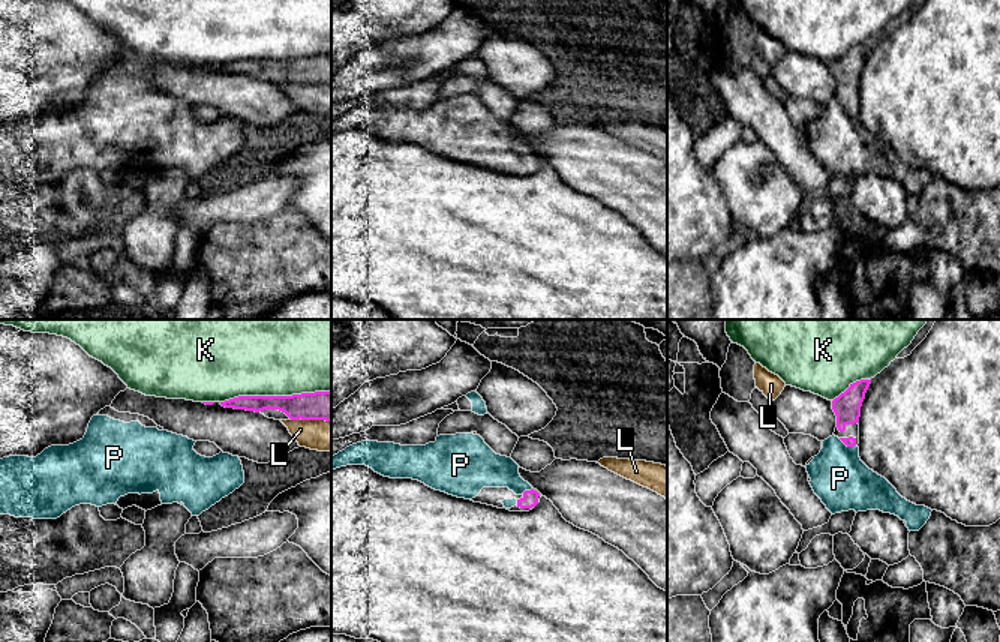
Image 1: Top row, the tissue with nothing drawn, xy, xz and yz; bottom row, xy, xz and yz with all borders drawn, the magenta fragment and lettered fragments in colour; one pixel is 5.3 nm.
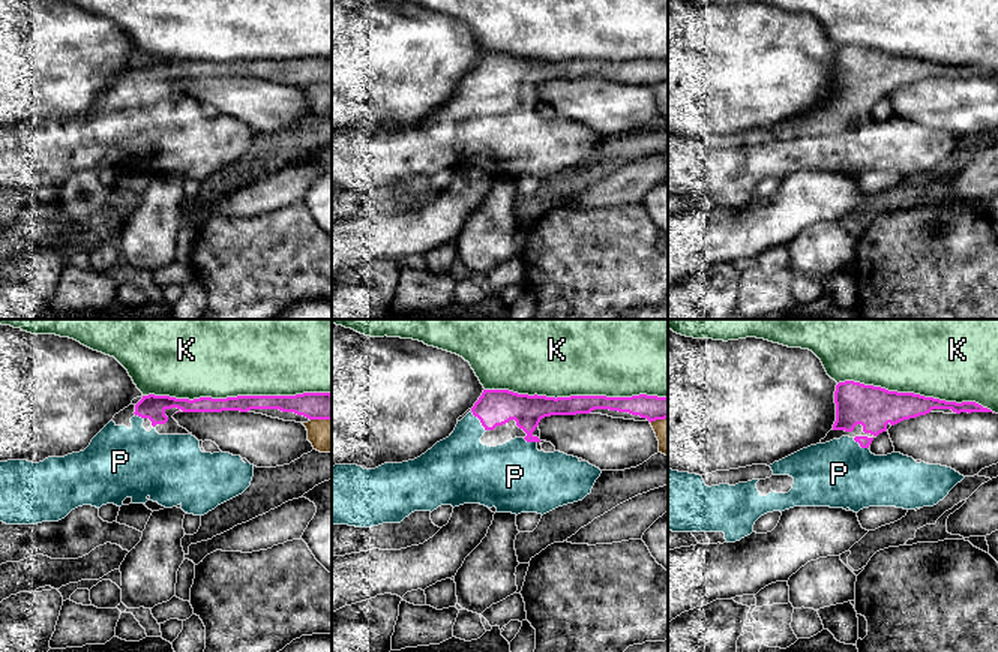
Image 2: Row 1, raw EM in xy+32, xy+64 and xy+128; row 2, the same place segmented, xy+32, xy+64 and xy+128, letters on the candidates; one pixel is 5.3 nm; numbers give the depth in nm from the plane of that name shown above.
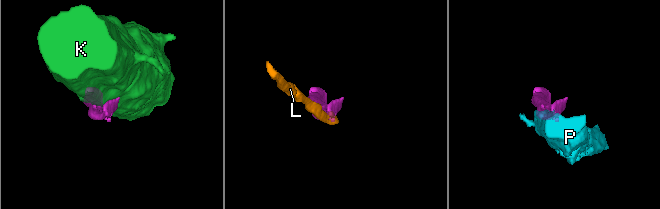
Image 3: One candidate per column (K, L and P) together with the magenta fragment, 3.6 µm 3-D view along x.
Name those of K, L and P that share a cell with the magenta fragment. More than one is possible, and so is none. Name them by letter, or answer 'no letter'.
P

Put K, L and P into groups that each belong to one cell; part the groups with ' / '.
K / L / P

